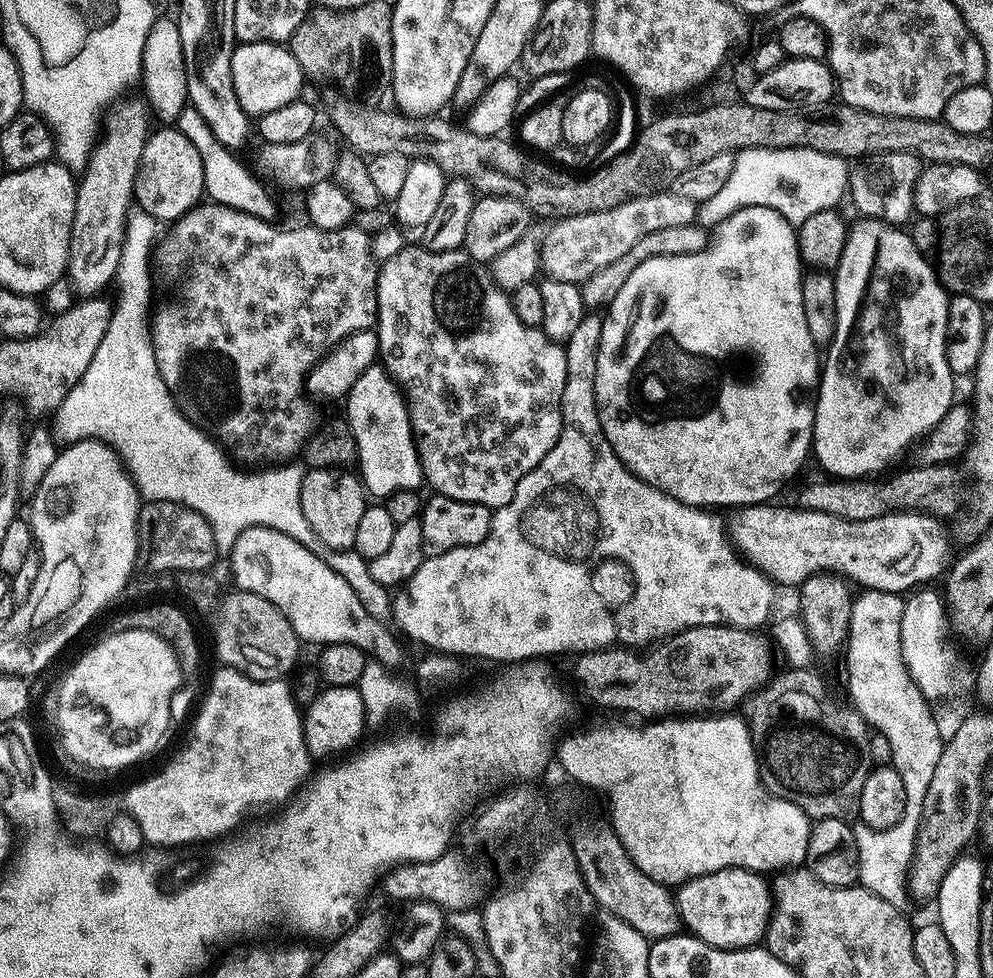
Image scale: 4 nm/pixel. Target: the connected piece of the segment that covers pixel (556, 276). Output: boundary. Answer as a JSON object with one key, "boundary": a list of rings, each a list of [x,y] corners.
{"boundary":[[[665,190],[652,196],[643,196],[633,200],[621,200],[618,206],[610,210],[598,210],[594,214],[578,214],[577,216],[562,216],[551,221],[552,224],[544,232],[544,241],[538,247],[539,267],[545,277],[554,280],[585,281],[597,268],[612,263],[622,254],[633,248],[639,240],[649,232],[681,228],[693,223],[696,217],[697,205],[693,201],[676,195],[675,191]]]}

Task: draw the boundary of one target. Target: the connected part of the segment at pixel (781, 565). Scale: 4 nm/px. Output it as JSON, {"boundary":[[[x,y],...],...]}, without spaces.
{"boundary":[[[748,504],[733,514],[728,528],[726,524],[726,532],[741,557],[777,585],[799,586],[817,574],[839,574],[849,581],[857,580],[864,590],[904,594],[917,586],[927,585],[924,583],[936,575],[939,577],[949,563],[948,540],[944,537],[943,526],[934,517],[923,511],[894,511],[866,521],[850,521],[801,506],[783,508],[780,504]]]}

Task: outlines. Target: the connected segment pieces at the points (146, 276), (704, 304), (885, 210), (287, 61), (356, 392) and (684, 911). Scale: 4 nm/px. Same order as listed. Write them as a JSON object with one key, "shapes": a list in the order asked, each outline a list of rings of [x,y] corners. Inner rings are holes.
{"shapes":[[[[133,215],[124,229],[124,249],[114,281],[114,288],[117,288],[116,302],[114,300],[111,305],[112,317],[110,324],[106,326],[104,340],[98,342],[98,348],[102,348],[102,364],[96,376],[96,384],[75,385],[74,390],[66,394],[66,398],[54,413],[56,421],[50,424],[53,437],[65,445],[74,444],[77,440],[104,441],[115,448],[120,459],[124,461],[128,475],[141,497],[148,500],[173,500],[176,504],[184,504],[202,518],[206,518],[212,528],[247,528],[250,525],[304,528],[306,518],[300,509],[300,487],[305,469],[296,462],[272,466],[267,470],[241,470],[233,466],[221,445],[197,428],[180,411],[176,400],[168,395],[166,382],[160,380],[160,371],[152,355],[152,336],[146,331],[146,312],[144,316],[144,300],[151,298],[152,288],[154,292],[150,244],[148,248],[149,221],[143,215],[140,216]]],[[[748,202],[745,208],[740,208],[737,212],[732,212],[720,225],[716,228],[716,236],[711,237],[707,247],[701,248],[698,252],[677,252],[675,254],[663,254],[660,256],[648,256],[635,270],[628,275],[624,284],[618,290],[618,294],[612,299],[612,303],[607,305],[606,311],[603,313],[602,334],[600,335],[600,345],[598,346],[598,354],[596,355],[596,409],[598,410],[598,418],[602,430],[606,434],[606,438],[610,442],[610,446],[614,450],[614,454],[618,454],[618,458],[624,464],[627,464],[629,470],[637,476],[645,484],[649,484],[651,488],[658,488],[662,492],[679,500],[681,504],[690,504],[693,506],[708,506],[710,502],[716,502],[723,496],[732,496],[735,492],[740,492],[743,488],[756,488],[759,484],[772,484],[776,480],[776,475],[783,470],[789,463],[796,465],[800,458],[804,457],[806,452],[802,448],[795,448],[794,445],[799,440],[808,440],[812,435],[812,423],[816,420],[814,411],[814,393],[817,391],[820,383],[820,373],[822,371],[822,360],[816,352],[818,346],[810,338],[810,330],[806,326],[806,310],[802,310],[802,261],[800,259],[800,251],[796,245],[797,229],[793,224],[787,221],[786,217],[780,213],[779,207],[770,205],[768,202]]],[[[876,150],[863,158],[857,159],[848,169],[850,200],[852,196],[854,203],[868,211],[865,213],[881,214],[889,223],[897,226],[907,225],[913,215],[912,191],[922,167],[921,157],[917,156],[915,151],[903,151]]],[[[237,43],[232,51],[230,74],[234,78],[234,94],[238,94],[238,102],[250,118],[259,118],[279,107],[299,101],[302,96],[300,91],[306,83],[300,59],[292,53],[291,47],[284,44]]],[[[372,363],[346,395],[346,419],[356,439],[358,475],[372,498],[387,498],[393,492],[416,488],[422,482],[416,438],[408,417],[408,405],[395,380],[379,363]]],[[[721,866],[683,881],[678,888],[677,904],[683,927],[691,935],[716,948],[751,948],[765,939],[774,896],[769,881],[767,884],[758,873],[732,867],[736,866]]]]}

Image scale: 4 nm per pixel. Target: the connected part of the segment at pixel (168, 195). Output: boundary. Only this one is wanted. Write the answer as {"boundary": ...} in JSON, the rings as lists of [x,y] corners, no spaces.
{"boundary":[[[160,126],[157,132],[155,129],[148,137],[136,168],[135,201],[140,202],[153,221],[170,222],[195,208],[204,195],[203,162],[194,142],[176,126]]]}

